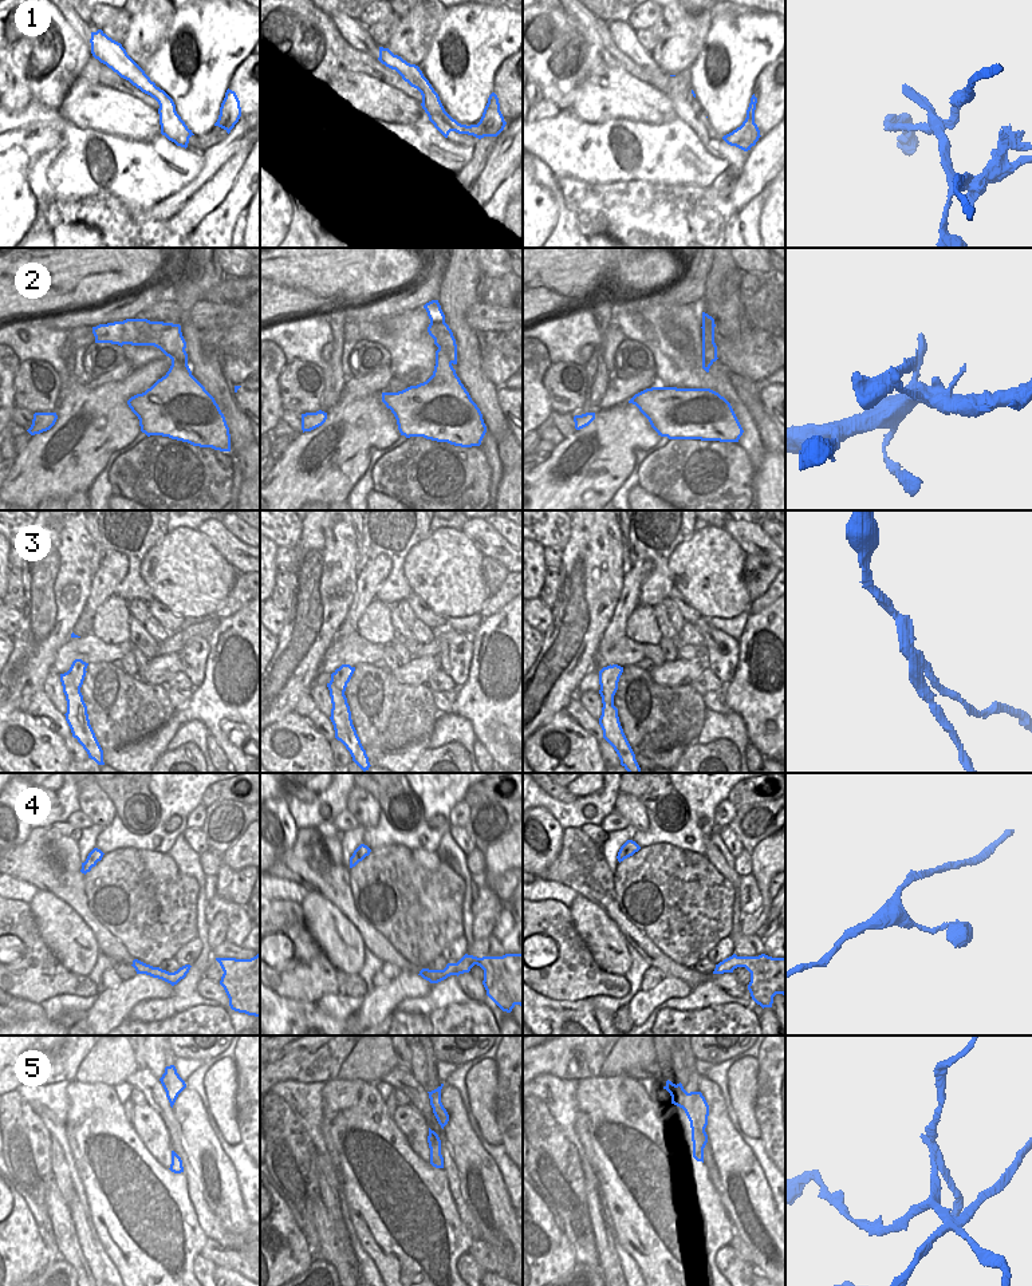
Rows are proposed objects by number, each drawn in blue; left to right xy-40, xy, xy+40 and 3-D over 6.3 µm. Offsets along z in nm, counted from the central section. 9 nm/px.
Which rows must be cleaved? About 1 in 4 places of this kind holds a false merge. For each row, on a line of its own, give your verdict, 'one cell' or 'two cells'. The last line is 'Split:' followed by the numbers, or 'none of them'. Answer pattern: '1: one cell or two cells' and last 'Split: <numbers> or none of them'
1: two cells
2: two cells
3: two cells
4: one cell
5: two cells
Split: 1, 2, 3, 5

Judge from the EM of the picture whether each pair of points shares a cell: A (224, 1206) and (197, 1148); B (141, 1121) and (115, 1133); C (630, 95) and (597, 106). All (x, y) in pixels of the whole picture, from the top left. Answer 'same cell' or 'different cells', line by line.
A: same cell
B: different cells
C: same cell

